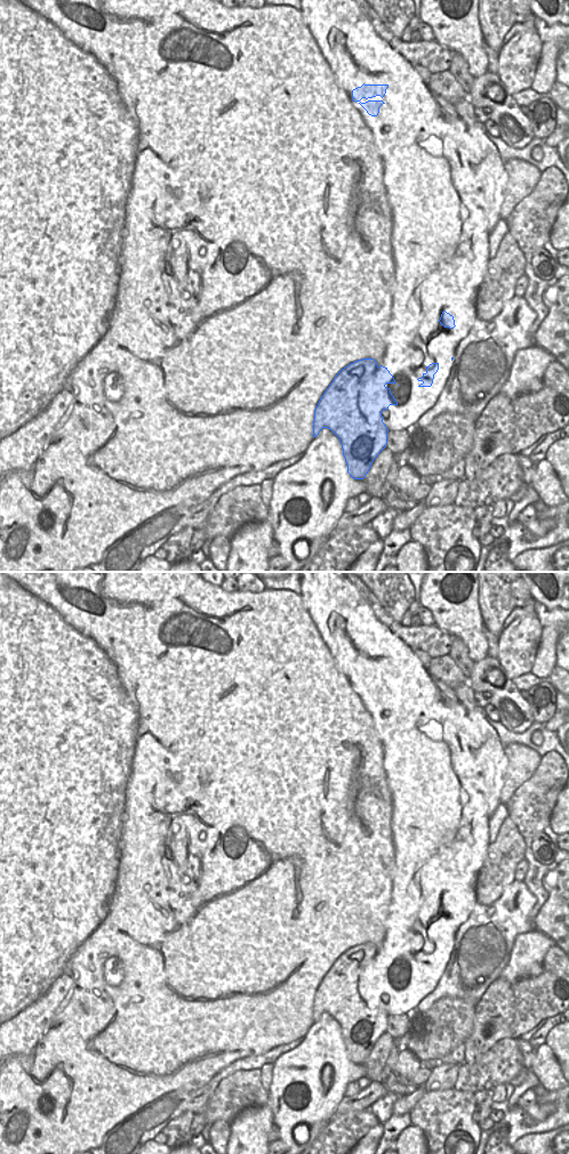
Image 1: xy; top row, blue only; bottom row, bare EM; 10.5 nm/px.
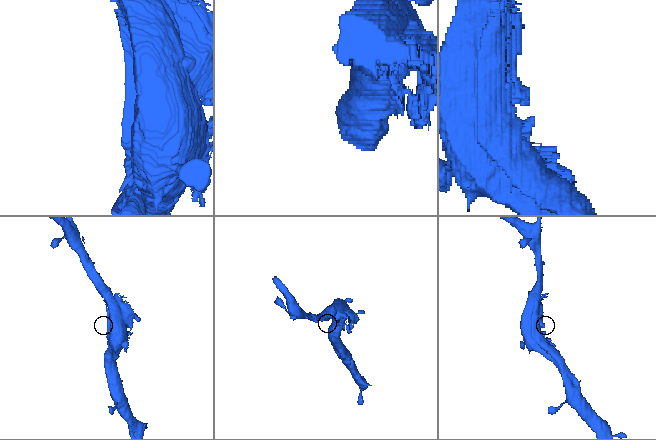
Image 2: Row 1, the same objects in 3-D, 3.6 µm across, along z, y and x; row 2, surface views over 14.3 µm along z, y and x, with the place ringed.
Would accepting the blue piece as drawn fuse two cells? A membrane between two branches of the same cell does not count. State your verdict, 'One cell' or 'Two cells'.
Two cells

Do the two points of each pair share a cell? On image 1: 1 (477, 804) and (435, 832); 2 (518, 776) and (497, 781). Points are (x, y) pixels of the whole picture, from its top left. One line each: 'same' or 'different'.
1: different
2: different

